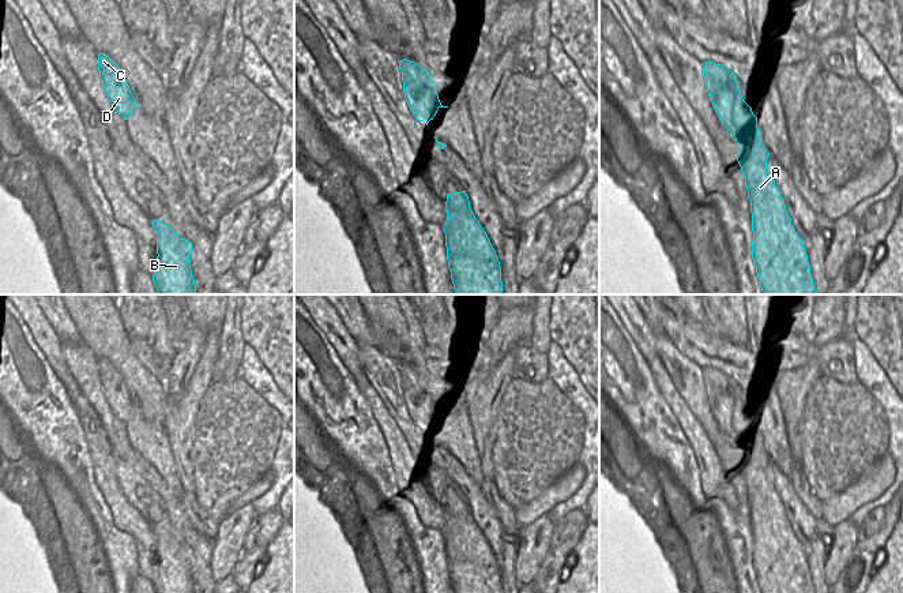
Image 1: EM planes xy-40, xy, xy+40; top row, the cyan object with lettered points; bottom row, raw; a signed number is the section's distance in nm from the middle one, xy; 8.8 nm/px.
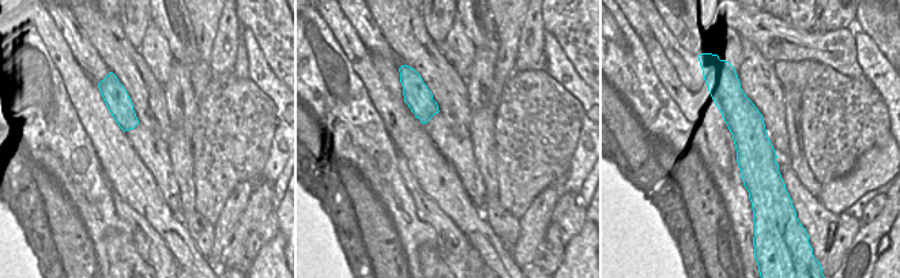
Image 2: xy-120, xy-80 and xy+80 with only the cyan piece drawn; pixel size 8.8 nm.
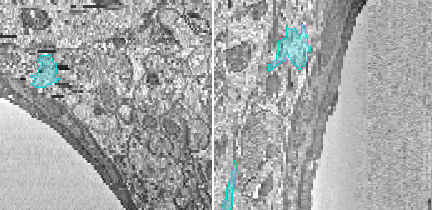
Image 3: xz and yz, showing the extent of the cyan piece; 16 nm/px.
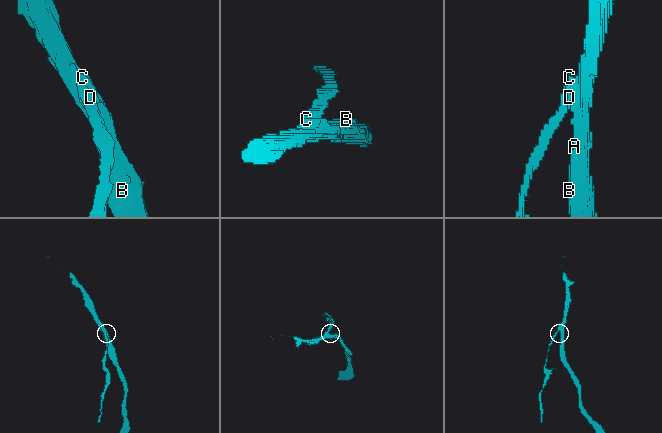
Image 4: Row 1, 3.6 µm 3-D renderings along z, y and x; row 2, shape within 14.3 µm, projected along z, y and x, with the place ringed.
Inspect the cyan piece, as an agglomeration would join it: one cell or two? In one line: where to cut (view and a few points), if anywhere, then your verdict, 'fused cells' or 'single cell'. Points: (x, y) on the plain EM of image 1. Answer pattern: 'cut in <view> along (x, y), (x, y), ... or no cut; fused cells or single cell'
cut in xy along (432, 385), (421, 393), (422, 402), (432, 412); fused cells

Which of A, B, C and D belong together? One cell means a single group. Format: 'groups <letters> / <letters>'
groups A B C / D

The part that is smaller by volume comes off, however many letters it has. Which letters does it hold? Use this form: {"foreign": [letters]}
{"foreign": ["D"]}

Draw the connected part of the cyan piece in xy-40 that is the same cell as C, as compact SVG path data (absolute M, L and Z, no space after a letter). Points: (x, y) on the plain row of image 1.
M98 360L98 376L105 398L110 391L118 391L125 386L120 372L106 360Z

